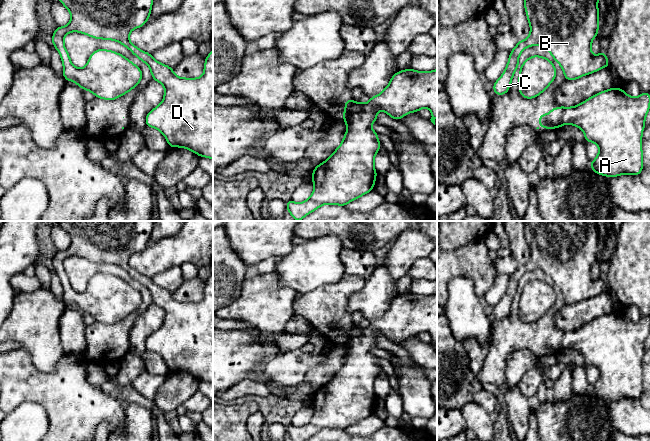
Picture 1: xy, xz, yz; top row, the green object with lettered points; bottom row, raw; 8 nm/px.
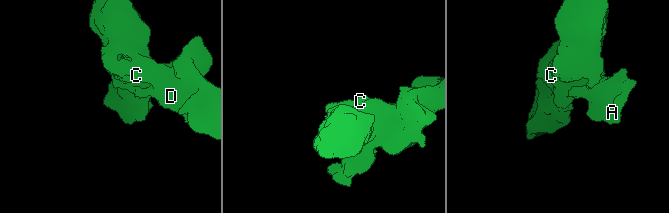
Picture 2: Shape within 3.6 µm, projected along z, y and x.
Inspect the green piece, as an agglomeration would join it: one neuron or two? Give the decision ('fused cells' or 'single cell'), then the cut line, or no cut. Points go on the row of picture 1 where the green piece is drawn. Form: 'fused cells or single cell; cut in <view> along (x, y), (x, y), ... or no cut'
single cell; no cut

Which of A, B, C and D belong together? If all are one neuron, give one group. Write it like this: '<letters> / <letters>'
A B C D

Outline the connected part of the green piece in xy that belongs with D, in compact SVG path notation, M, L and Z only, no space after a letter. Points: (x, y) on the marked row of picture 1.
M59 0L70 12L71 21L64 27L56 27L52 44L57 49L63 62L63 77L67 81L74 81L83 90L92 92L95 97L105 100L115 100L136 87L143 76L138 66L133 64L123 55L105 49L97 49L88 58L84 68L75 67L70 60L69 53L64 46L64 37L70 32L80 32L96 39L114 40L127 47L136 57L146 63L150 68L153 80L161 83L164 88L164 99L151 110L145 118L146 125L159 130L166 138L170 147L183 147L199 157L208 157L213 160L213 50L205 58L204 72L199 78L182 78L174 74L173 68L156 61L150 53L144 52L130 40L130 32L142 27L150 18L153 0Z

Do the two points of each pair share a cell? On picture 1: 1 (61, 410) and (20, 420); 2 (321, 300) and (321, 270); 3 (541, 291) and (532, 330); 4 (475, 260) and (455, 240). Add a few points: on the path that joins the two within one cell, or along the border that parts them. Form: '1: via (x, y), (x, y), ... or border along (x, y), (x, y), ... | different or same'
1: border along (26, 401), (43, 407), (47, 430) | different
2: border along (342, 275), (335, 282), (319, 285), (301, 294) | different
3: via (541, 301), (541, 314), (543, 317), (540, 320) | same
4: border along (482, 239), (470, 241), (456, 249), (447, 251) | different

